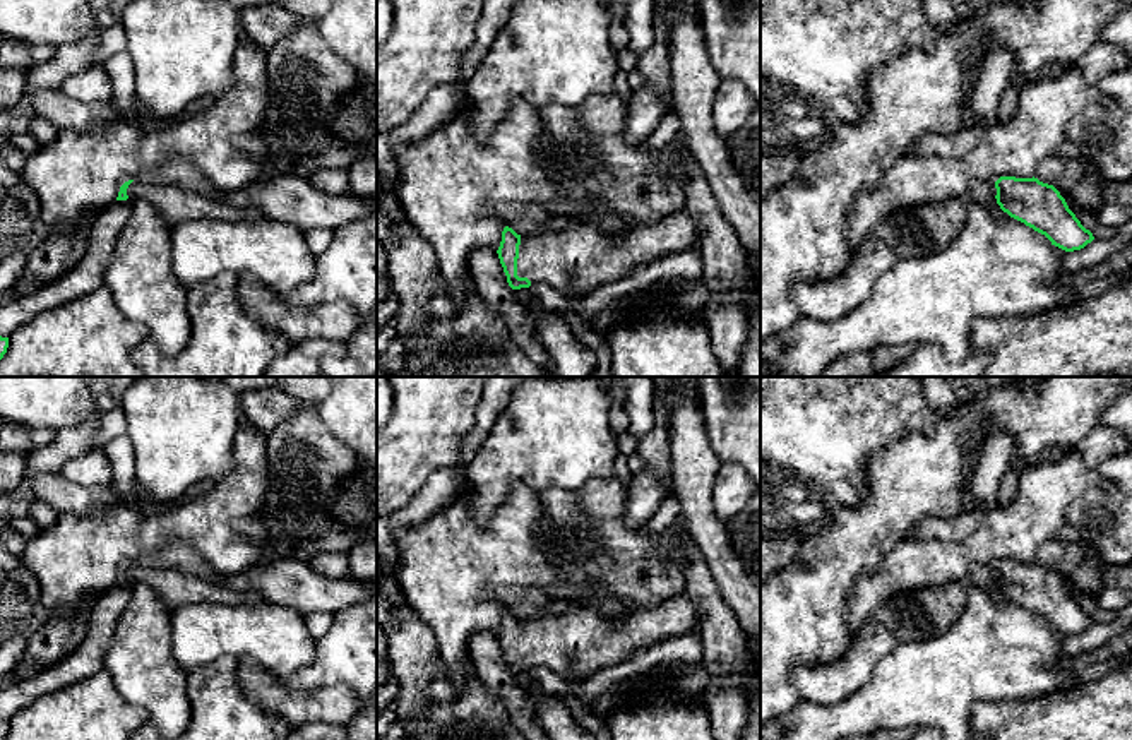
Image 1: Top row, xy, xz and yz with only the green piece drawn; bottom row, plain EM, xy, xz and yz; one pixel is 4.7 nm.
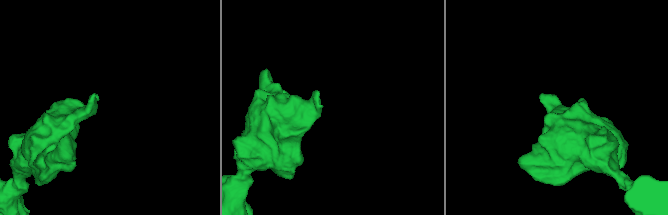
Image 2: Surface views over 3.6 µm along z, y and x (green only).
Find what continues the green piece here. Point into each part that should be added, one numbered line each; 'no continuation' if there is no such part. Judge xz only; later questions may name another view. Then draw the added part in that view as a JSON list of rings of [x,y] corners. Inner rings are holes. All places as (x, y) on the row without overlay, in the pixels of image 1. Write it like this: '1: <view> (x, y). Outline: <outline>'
1: xz (577, 643). Outline: [[[683,591],[652,610],[630,610],[618,620],[589,606],[521,620],[517,659],[550,668],[565,680],[582,680],[620,665],[637,648],[683,634],[700,634],[702,618]]]

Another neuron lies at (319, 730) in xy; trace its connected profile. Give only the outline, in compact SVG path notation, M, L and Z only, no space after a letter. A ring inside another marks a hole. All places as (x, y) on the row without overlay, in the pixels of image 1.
M308 723L289 730L281 740L322 740L322 738L344 738L346 726L334 723Z

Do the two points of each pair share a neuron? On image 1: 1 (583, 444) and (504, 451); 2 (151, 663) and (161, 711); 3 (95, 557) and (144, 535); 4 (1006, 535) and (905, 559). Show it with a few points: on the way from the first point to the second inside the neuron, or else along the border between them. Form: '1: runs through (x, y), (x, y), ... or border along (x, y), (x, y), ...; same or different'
1: runs through (564, 444), (523, 446); same
2: runs through (151, 675), (161, 691), (161, 699); same
3: runs through (107, 545), (119, 535), (132, 535); same
4: runs through (980, 549), (951, 559), (930, 559); same

